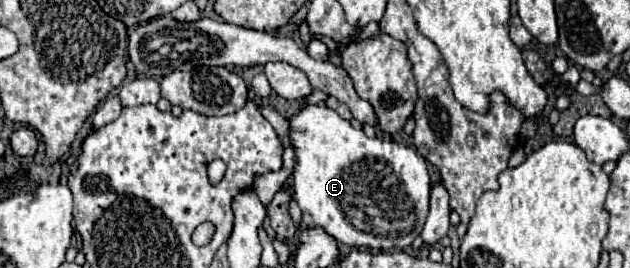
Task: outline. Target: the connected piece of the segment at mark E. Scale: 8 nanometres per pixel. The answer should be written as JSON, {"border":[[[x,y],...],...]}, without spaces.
{"border":[[[310,105],[310,107],[304,107],[300,109],[296,115],[292,115],[292,121],[290,121],[290,141],[296,149],[296,169],[294,169],[294,175],[292,175],[292,185],[294,185],[294,199],[296,203],[300,205],[302,209],[302,223],[300,227],[306,229],[306,227],[322,227],[328,235],[332,235],[336,241],[340,243],[346,243],[350,247],[356,247],[356,249],[372,249],[372,251],[394,251],[394,249],[404,249],[408,245],[412,245],[412,241],[420,235],[422,227],[424,227],[424,221],[426,221],[426,215],[428,215],[428,203],[430,203],[430,173],[428,173],[428,167],[426,167],[426,161],[422,155],[418,155],[412,147],[406,147],[406,145],[398,145],[390,139],[378,139],[378,137],[366,137],[362,129],[354,129],[350,125],[350,121],[342,119],[336,111],[328,109],[328,107],[320,107],[320,105]]]}

